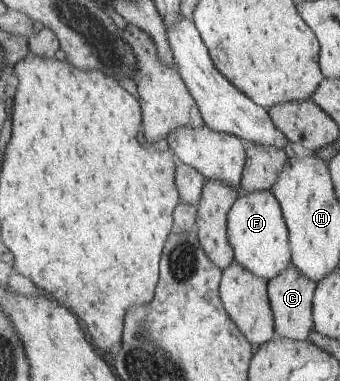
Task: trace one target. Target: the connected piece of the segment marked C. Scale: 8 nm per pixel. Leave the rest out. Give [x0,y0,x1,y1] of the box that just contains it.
[268,262,318,340]

